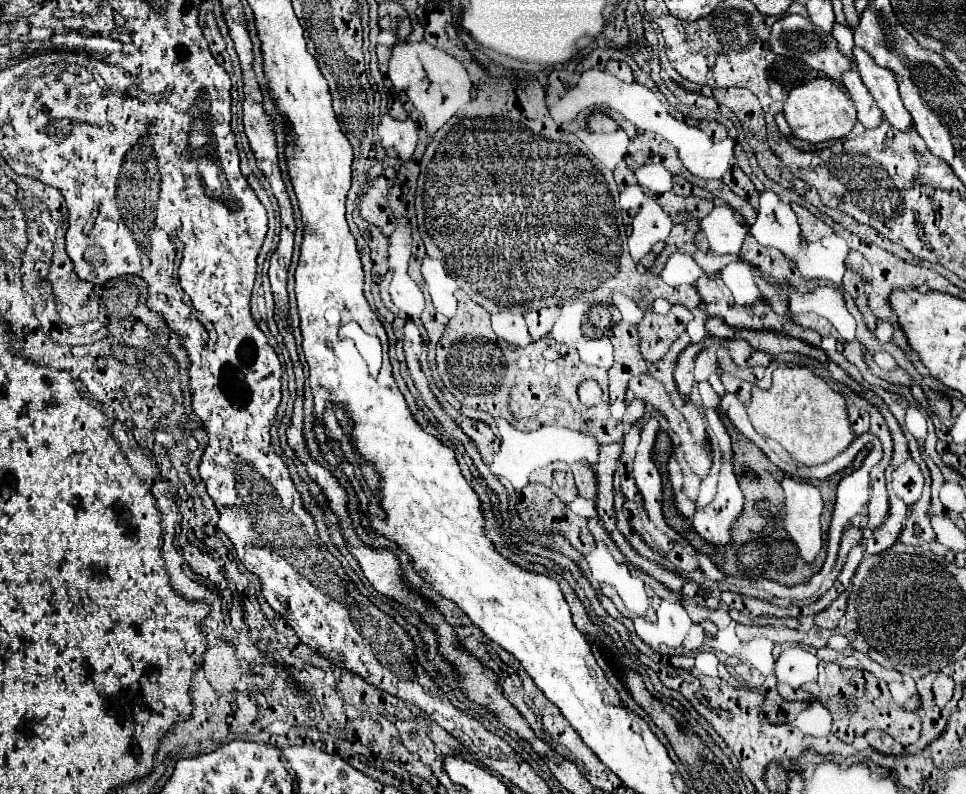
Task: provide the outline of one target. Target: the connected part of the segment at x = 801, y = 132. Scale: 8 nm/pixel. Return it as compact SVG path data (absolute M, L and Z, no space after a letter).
M818 77L806 85L792 89L784 103L784 117L786 117L792 133L798 139L804 139L808 143L844 139L856 125L856 109L854 109L852 99L848 97L846 91L840 89L840 85L836 81L832 81L828 77Z

